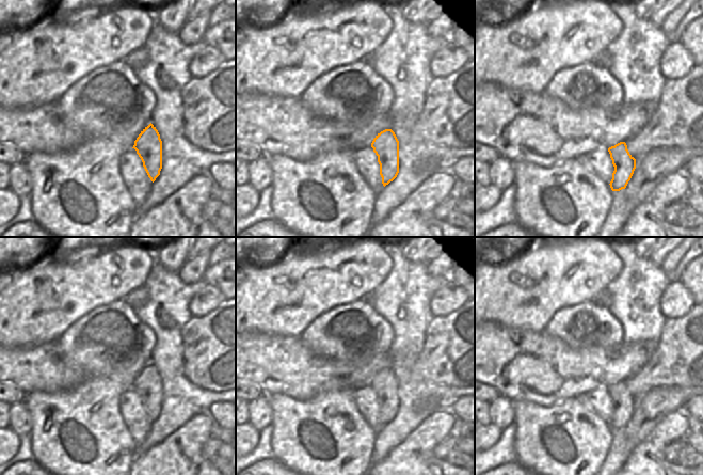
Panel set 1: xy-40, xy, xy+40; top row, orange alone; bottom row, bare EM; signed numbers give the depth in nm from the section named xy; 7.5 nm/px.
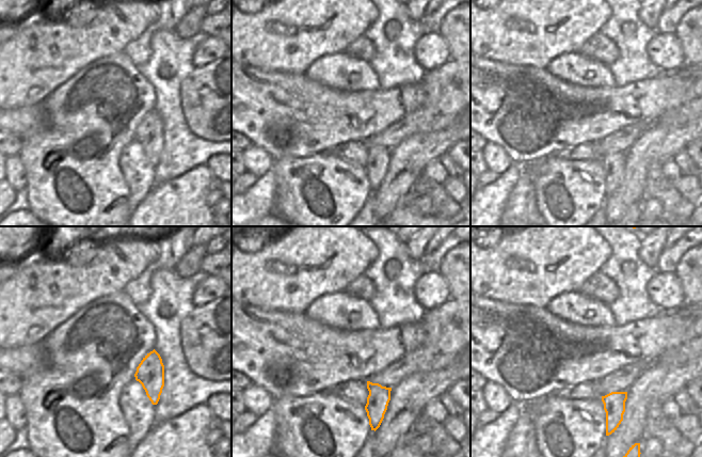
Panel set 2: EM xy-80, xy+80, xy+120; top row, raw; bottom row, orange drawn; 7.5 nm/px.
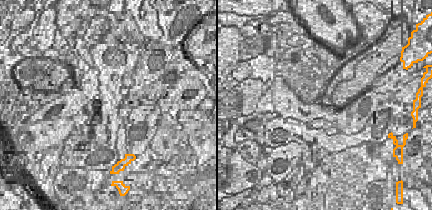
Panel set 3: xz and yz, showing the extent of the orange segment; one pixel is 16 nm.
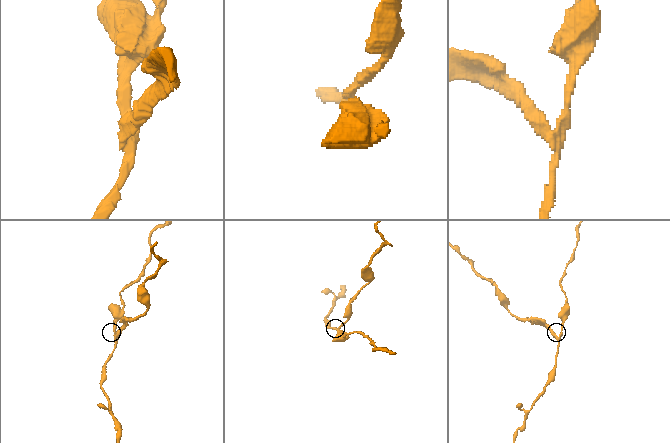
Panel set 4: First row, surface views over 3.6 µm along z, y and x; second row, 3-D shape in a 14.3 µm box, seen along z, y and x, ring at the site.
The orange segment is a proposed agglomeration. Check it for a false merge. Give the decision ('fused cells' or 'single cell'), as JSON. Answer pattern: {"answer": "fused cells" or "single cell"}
{"answer": "fused cells"}

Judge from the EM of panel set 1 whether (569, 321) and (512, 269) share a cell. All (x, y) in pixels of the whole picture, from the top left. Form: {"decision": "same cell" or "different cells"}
{"decision": "different cells"}

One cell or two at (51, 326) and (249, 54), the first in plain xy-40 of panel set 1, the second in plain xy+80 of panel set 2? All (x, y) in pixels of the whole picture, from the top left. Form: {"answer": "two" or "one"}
{"answer": "one"}

